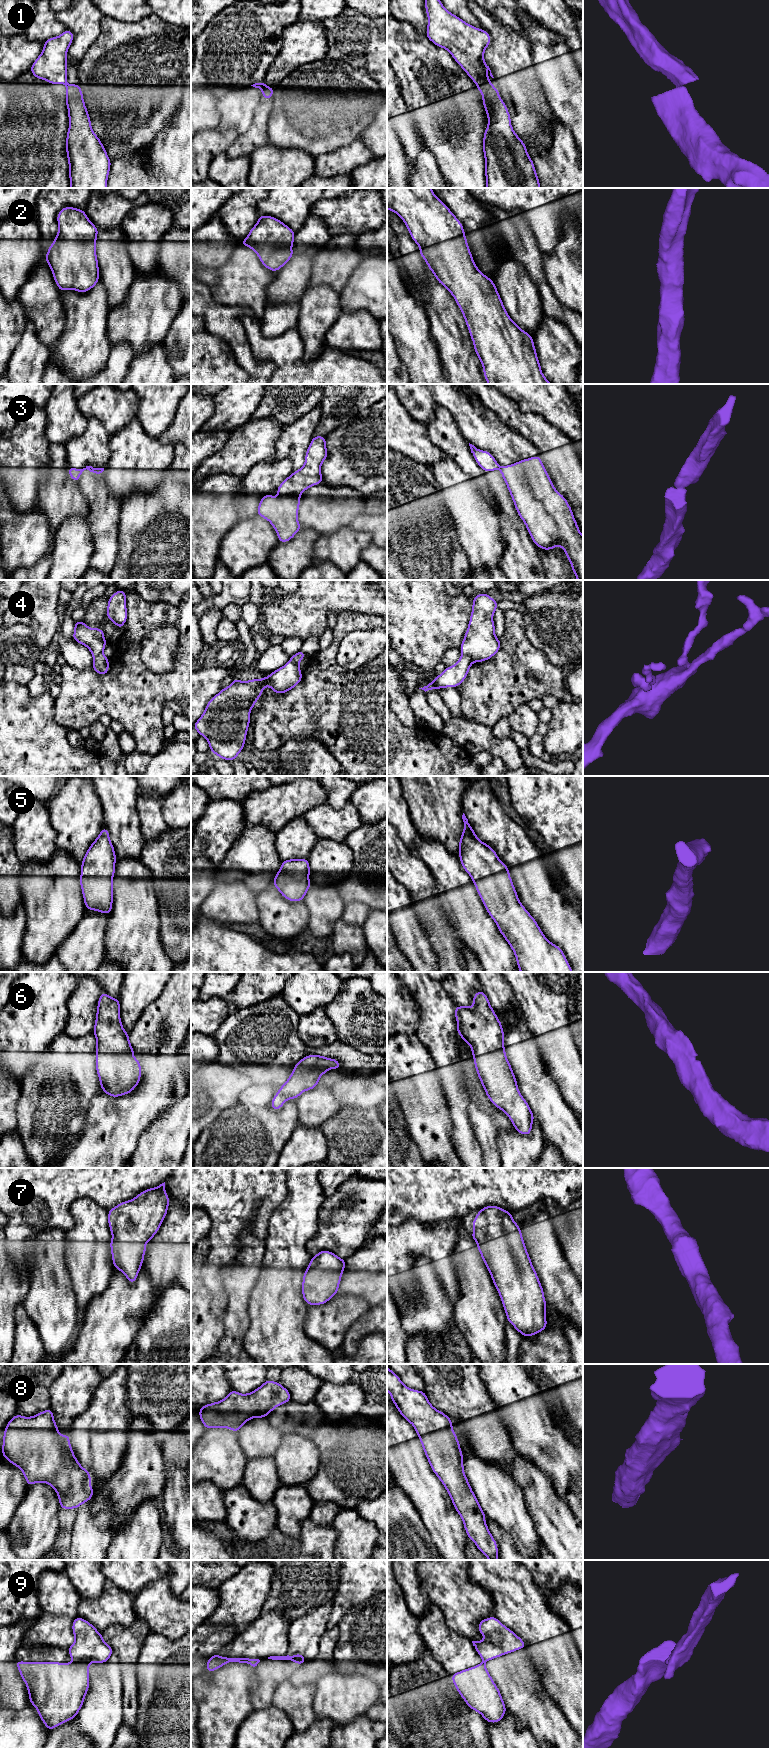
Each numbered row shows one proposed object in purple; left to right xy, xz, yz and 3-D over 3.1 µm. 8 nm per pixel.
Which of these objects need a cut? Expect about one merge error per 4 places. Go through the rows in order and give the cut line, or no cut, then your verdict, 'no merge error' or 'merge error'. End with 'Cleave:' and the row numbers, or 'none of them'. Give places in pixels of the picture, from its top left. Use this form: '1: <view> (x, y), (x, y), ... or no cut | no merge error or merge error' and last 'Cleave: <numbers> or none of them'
1: yz (490, 82), (483, 83), (477, 87) | merge error
2: no cut | no merge error
3: xz (297, 494), (280, 496) | merge error
4: yz (462, 653), (466, 654), (473, 661) | merge error
5: no cut | no merge error
6: no cut | no merge error
7: no cut | no merge error
8: no cut | no merge error
9: xy (74, 1661), (80, 1662) | merge error
Cleave: 1, 3, 4, 9

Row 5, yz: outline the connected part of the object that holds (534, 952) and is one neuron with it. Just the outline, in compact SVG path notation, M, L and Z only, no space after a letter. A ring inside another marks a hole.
M463 813L459 859L485 909L516 956L520 972L573 972L560 947L543 934L522 905L510 872L496 851L482 842Z

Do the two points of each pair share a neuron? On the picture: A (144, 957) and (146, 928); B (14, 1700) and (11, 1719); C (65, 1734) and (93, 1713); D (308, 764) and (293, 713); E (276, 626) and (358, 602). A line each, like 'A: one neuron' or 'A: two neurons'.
A: one neuron
B: two neurons
C: two neurons
D: two neurons
E: one neuron

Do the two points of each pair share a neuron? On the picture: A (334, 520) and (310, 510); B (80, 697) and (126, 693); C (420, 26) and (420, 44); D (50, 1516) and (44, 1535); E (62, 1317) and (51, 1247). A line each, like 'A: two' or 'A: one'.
A: one
B: one
C: two
D: one
E: one

